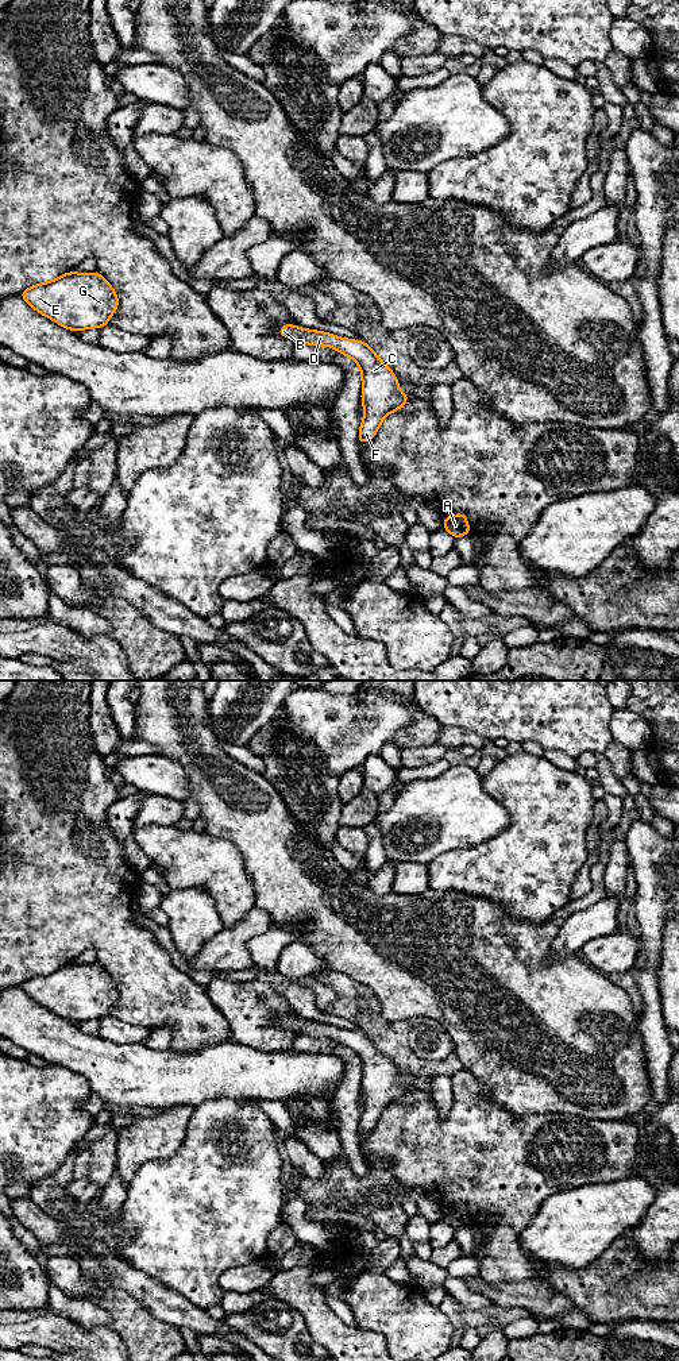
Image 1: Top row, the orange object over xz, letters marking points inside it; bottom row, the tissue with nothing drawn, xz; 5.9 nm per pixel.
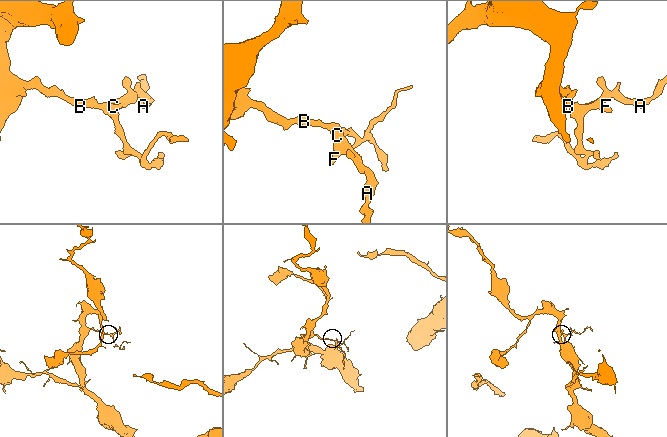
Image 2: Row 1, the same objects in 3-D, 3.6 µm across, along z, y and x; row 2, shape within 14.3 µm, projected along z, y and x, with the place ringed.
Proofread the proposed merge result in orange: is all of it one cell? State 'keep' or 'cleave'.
keep

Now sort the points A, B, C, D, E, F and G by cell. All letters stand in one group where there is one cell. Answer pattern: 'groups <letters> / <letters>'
groups A B C D E F G

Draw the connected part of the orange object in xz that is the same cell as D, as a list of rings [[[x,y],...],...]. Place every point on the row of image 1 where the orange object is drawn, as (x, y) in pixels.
[[[294,324],[279,327],[278,335],[309,346],[328,346],[358,363],[362,374],[360,401],[364,409],[358,446],[370,442],[378,432],[383,419],[389,413],[400,410],[410,398],[400,390],[397,377],[391,369],[363,340],[337,338],[328,332],[305,329]]]

